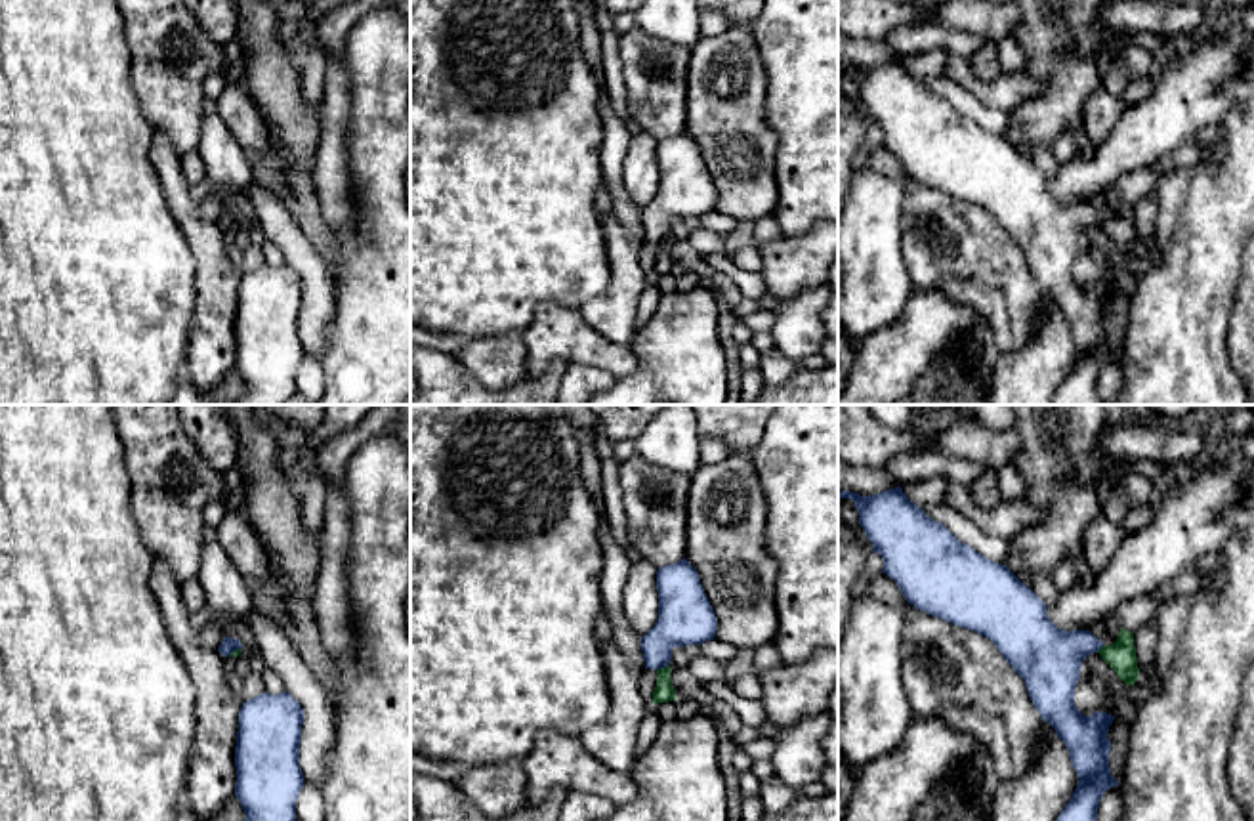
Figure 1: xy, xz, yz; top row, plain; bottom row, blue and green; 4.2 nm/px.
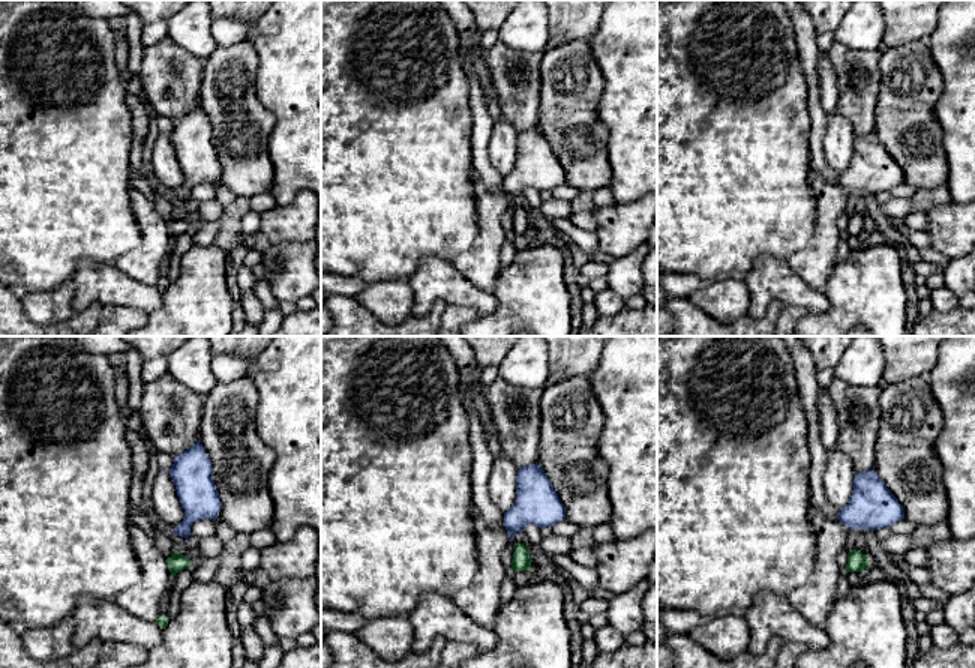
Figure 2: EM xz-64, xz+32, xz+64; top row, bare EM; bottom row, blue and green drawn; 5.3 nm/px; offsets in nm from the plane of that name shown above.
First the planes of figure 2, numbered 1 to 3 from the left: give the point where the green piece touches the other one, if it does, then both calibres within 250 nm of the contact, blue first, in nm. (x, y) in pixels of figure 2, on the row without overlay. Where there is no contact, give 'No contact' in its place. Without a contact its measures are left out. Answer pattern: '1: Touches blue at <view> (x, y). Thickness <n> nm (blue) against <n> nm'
1: No contact
2: No contact
3: No contact

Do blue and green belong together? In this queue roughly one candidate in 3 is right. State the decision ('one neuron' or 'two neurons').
two neurons

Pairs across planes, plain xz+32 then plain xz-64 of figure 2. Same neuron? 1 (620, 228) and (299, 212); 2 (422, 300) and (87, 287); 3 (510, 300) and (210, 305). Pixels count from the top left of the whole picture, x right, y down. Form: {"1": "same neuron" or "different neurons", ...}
{"1": "same neuron", "2": "same neuron", "3": "same neuron"}

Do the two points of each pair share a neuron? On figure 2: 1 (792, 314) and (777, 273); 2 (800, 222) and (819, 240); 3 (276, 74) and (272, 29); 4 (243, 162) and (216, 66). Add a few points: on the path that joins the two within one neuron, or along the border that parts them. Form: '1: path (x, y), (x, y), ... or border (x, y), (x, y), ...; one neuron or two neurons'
1: border (785, 305), (809, 311); two neurons
2: border (816, 200), (816, 219), (812, 237), (786, 258); two neurons
3: path (276, 63), (276, 39); one neuron
4: path (240, 138), (240, 122), (228, 90); one neuron

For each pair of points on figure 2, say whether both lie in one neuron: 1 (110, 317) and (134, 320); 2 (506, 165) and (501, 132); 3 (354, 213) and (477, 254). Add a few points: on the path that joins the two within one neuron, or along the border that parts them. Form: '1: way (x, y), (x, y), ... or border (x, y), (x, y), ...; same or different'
1: way (116, 320), (128, 320); same
2: way (503, 158), (503, 140); same
3: border (476, 215), (477, 236), (474, 242), (450, 260); different

